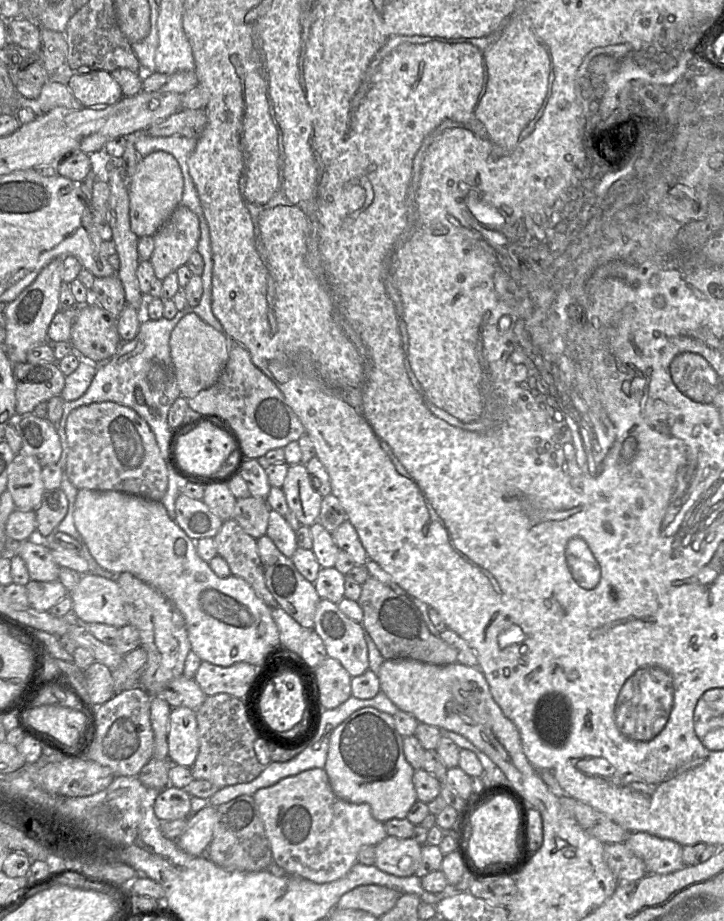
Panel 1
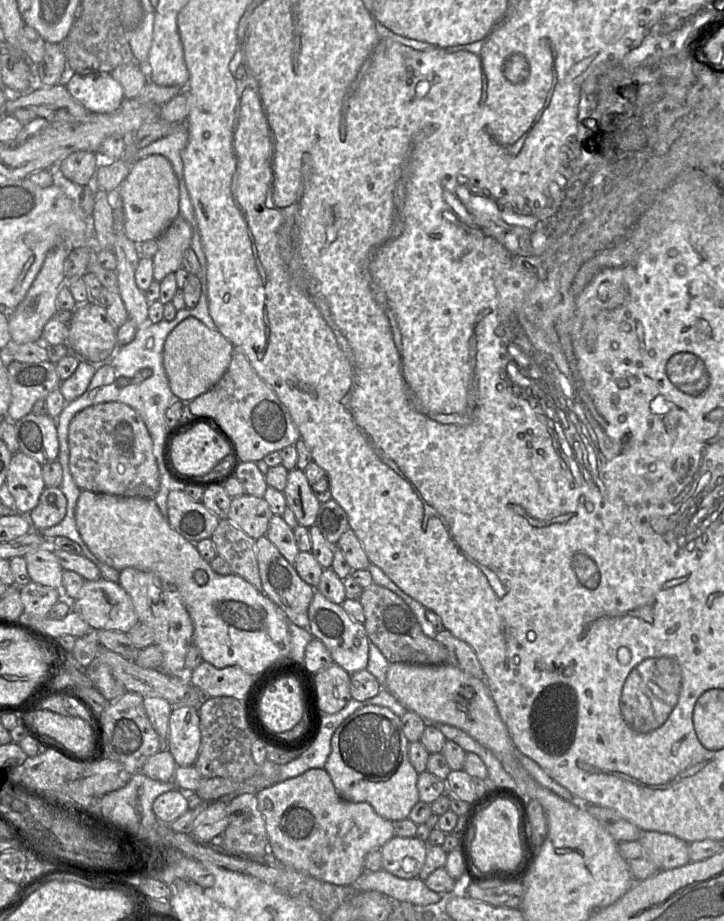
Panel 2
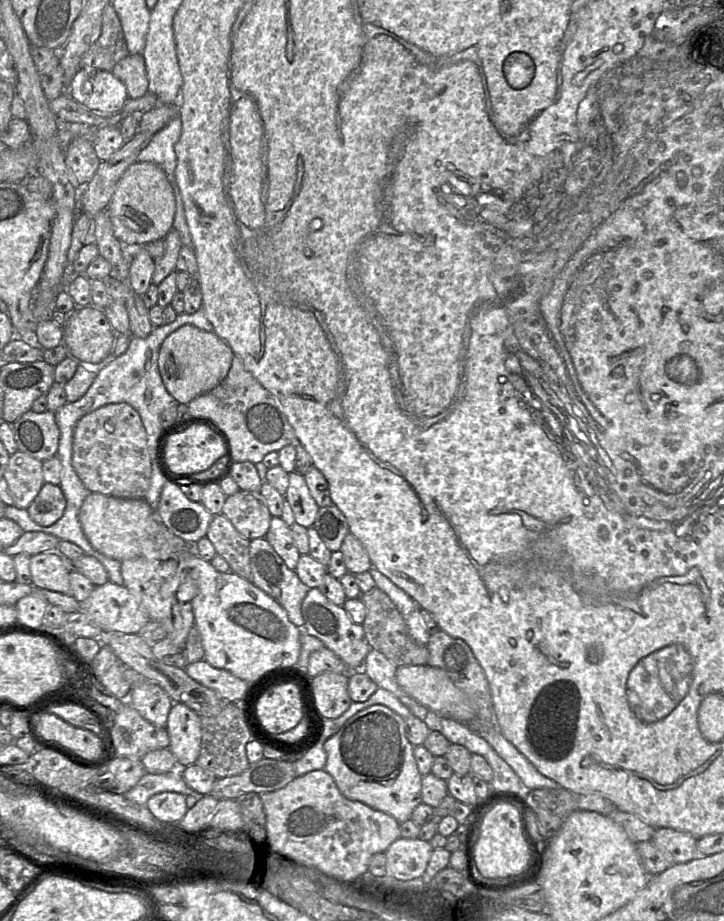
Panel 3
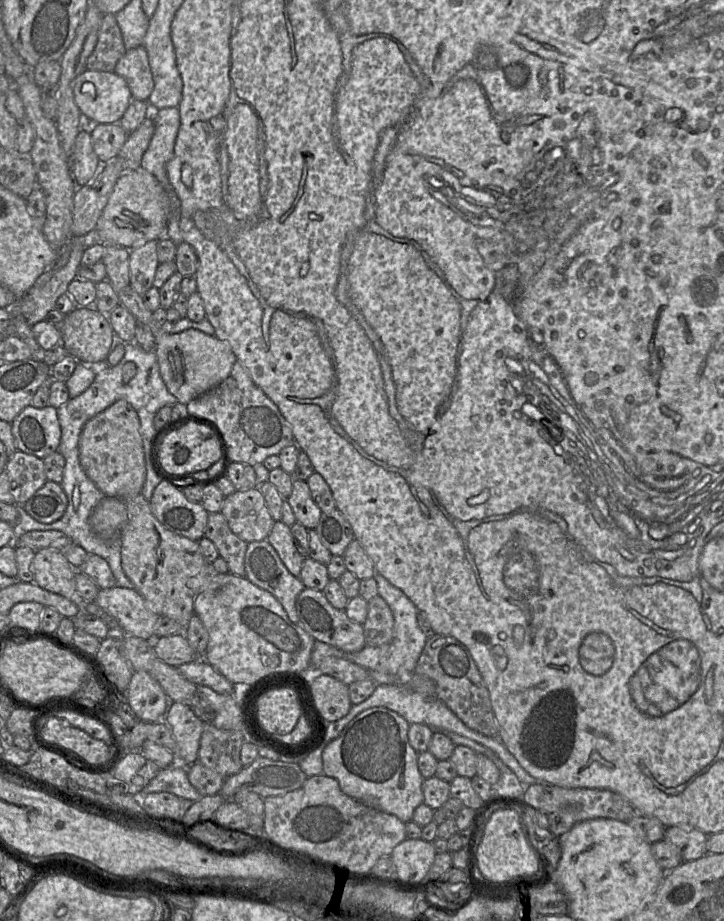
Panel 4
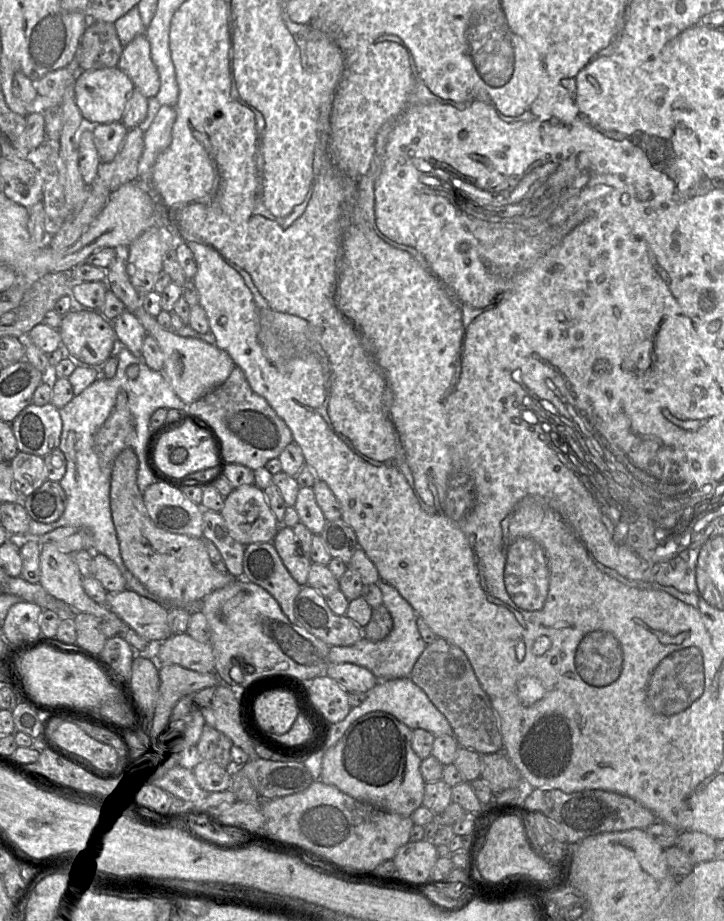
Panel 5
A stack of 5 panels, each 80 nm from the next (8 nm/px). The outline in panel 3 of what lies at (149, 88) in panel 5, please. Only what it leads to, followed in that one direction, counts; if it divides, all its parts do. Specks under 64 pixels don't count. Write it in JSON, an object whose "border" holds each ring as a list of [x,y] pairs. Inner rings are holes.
{"border":[[[129,54],[114,66],[112,73],[124,83],[129,98],[138,99],[148,92],[148,77],[143,55]]]}

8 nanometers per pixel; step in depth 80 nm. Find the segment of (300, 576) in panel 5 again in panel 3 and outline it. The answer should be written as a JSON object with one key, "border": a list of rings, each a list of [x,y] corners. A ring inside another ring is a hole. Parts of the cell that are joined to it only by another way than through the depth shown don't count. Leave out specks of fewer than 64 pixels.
{"border":[[[272,517],[269,530],[265,536],[285,564],[292,570],[296,569],[301,556],[292,536],[291,528],[281,519]]]}

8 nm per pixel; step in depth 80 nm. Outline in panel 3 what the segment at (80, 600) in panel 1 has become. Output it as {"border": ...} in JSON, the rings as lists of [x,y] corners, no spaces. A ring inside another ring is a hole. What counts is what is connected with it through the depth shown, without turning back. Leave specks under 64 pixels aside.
{"border":[[[111,581],[96,586],[90,596],[80,603],[85,612],[105,635],[137,634],[150,621],[135,597],[123,585]]]}

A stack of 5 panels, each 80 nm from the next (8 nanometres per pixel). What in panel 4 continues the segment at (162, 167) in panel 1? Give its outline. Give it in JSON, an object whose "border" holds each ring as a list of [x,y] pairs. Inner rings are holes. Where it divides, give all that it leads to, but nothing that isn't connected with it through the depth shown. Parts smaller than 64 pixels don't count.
{"border":[[[140,166],[120,176],[96,228],[86,235],[92,238],[93,244],[113,244],[131,250],[148,241],[165,237],[168,213],[168,194],[154,175]]]}

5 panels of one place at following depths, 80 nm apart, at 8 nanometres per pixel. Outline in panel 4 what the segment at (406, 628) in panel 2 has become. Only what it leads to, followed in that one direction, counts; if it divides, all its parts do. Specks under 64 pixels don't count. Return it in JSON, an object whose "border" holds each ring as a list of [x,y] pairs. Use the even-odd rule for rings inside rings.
{"border":[[[379,594],[368,601],[368,613],[363,628],[367,646],[388,644],[394,637],[392,610]]]}

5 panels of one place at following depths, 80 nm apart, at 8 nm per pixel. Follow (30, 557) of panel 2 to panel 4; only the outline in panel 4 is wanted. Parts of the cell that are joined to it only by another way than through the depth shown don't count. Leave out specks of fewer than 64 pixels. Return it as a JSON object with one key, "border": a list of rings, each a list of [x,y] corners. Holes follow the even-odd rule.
{"border":[[[42,548],[36,551],[34,557],[34,582],[41,588],[50,592],[64,596],[68,600],[75,603],[83,612],[87,612],[96,616],[105,622],[109,629],[109,636],[123,637],[126,636],[125,632],[121,628],[118,620],[112,615],[100,608],[95,602],[86,602],[79,594],[76,588],[76,572],[77,570],[69,563],[62,551],[55,548]]]}

